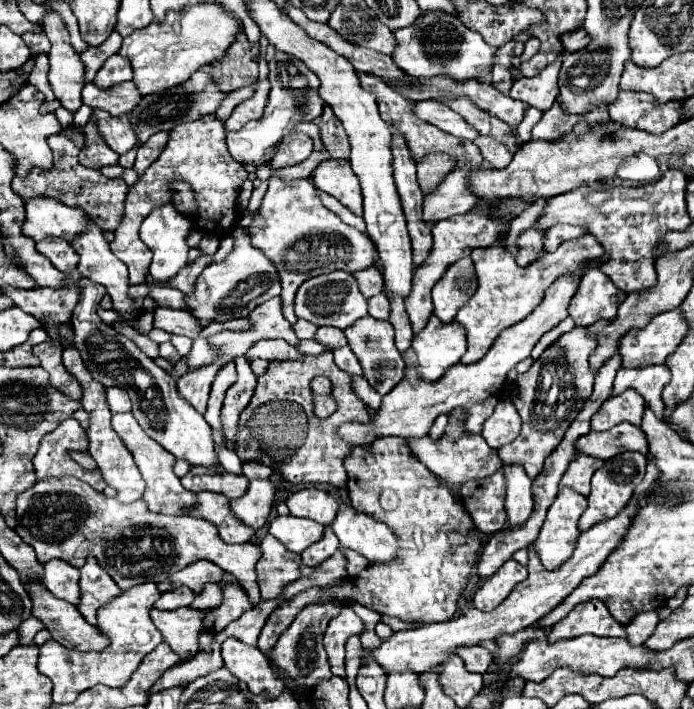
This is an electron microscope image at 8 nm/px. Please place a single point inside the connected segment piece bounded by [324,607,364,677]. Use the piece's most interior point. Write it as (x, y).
(341, 628)

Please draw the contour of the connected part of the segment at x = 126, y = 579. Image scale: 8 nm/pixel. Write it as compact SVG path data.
M76 477L44 479L40 497L34 493L34 489L20 493L16 501L14 531L36 551L40 563L62 559L74 567L82 567L86 557L94 555L122 589L130 589L132 585L144 583L146 579L160 583L198 559L216 563L224 571L232 573L244 589L238 583L220 583L224 599L218 607L204 611L202 619L202 625L208 633L218 633L220 629L228 627L228 623L240 619L244 611L250 611L252 603L260 603L254 569L256 561L262 555L258 545L228 545L220 541L216 527L204 519L196 519L190 515L150 513L142 501L124 505L116 499L106 499L102 493L94 491L92 487L88 487L88 483Z

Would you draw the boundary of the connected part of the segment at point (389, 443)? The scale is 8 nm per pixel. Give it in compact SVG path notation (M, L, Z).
M386 437L384 441L376 439L372 443L372 447L362 449L356 447L356 451L352 451L346 459L346 471L348 471L348 483L346 489L350 493L350 501L352 507L356 511L364 511L366 515L374 517L376 521L386 523L400 539L400 549L398 549L398 561L396 563L384 563L384 565L370 565L364 573L360 573L358 577L346 579L342 585L338 587L312 587L300 595L296 595L294 599L282 603L266 621L260 639L258 639L258 649L270 657L272 647L276 645L276 639L280 637L280 633L292 623L292 619L298 615L298 611L302 607L306 607L308 603L320 601L320 599L336 599L344 605L358 601L360 605L378 611L380 615L392 615L402 619L404 623L440 623L440 621L448 621L454 617L456 613L456 601L460 597L460 593L464 591L468 577L472 573L472 567L478 559L478 549L480 549L480 539L474 533L474 523L468 515L468 511L464 509L462 501L454 495L454 491L440 481L436 475L432 475L408 449L406 441L402 437Z

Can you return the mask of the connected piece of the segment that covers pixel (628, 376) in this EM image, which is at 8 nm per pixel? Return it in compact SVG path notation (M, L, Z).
M666 363L648 365L640 369L620 369L614 381L614 395L620 395L626 389L636 389L656 417L662 419L664 403L662 403L662 389L670 381L670 369Z

